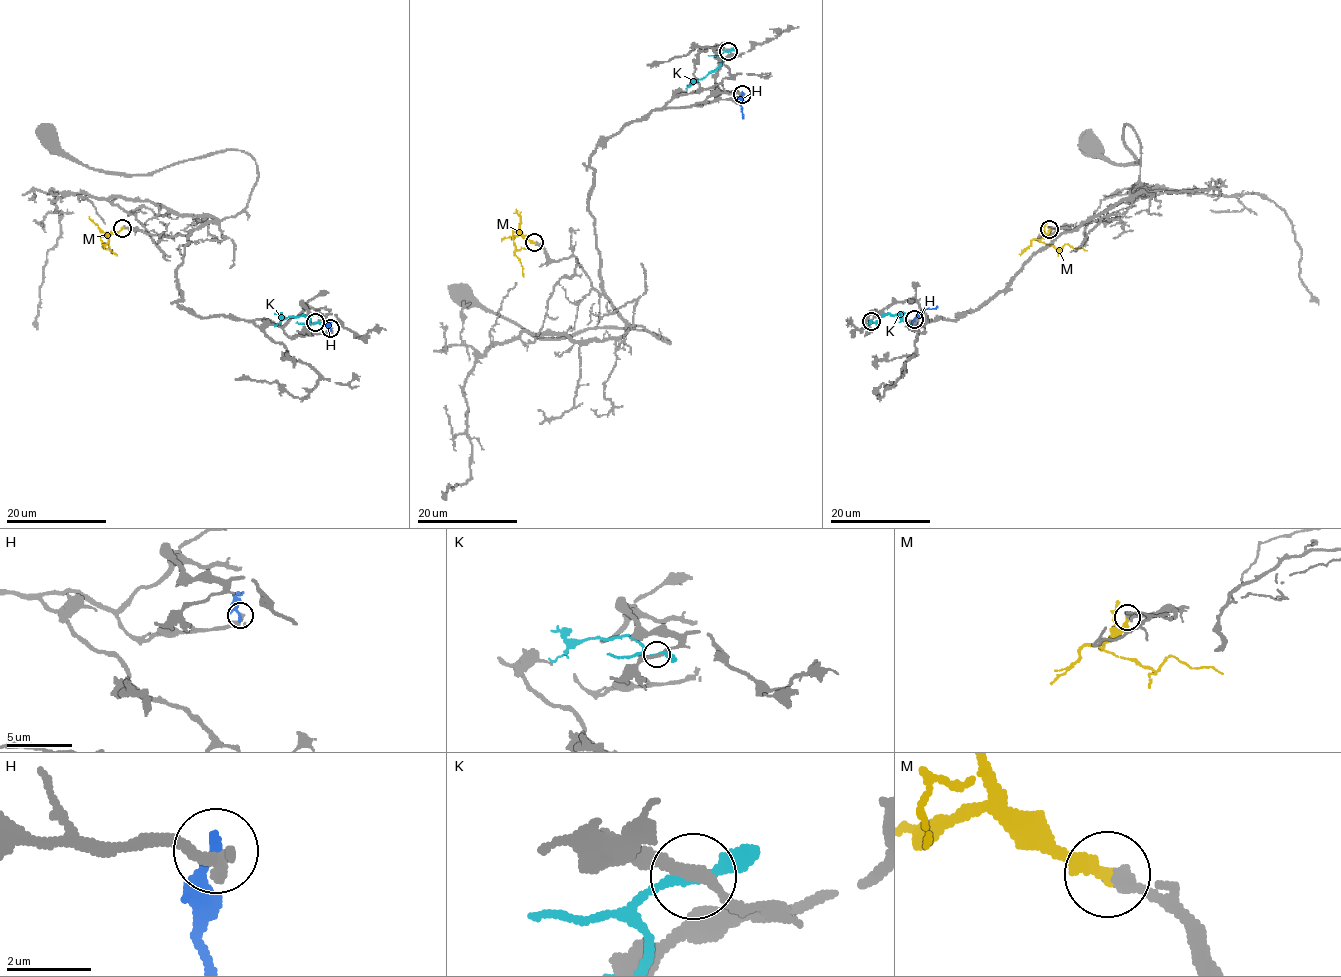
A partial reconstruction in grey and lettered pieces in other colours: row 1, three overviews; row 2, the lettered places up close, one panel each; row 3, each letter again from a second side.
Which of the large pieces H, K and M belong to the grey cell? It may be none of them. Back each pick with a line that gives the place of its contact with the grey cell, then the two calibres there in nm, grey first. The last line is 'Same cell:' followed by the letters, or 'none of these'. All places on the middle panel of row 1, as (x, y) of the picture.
M: Touches grey at (534, 242). Thickness 360 nm (grey) against 320 nm
Same cell: M

